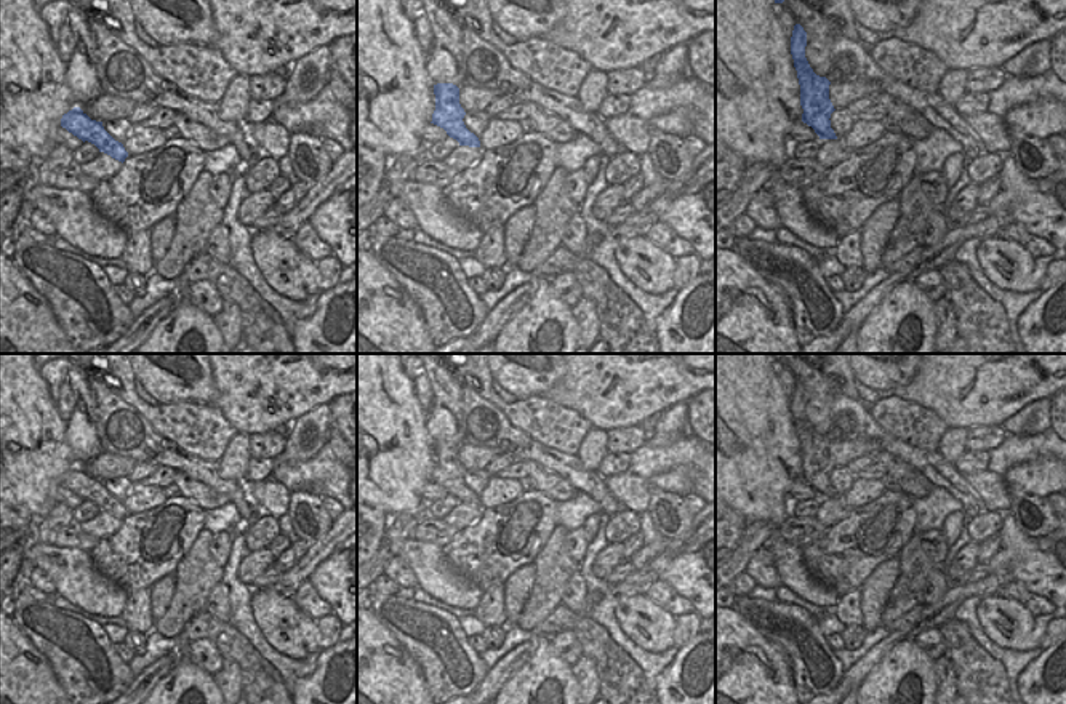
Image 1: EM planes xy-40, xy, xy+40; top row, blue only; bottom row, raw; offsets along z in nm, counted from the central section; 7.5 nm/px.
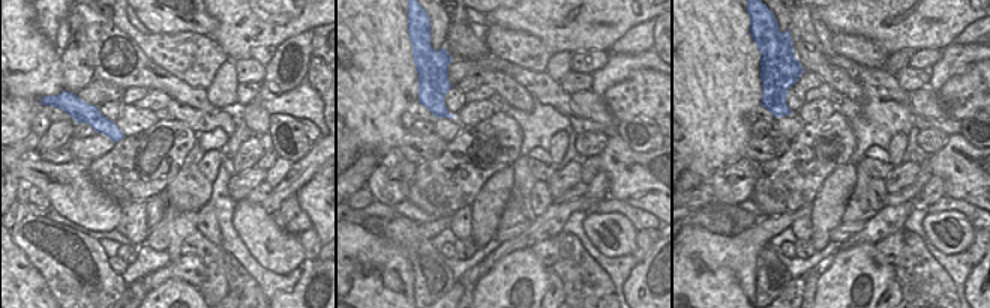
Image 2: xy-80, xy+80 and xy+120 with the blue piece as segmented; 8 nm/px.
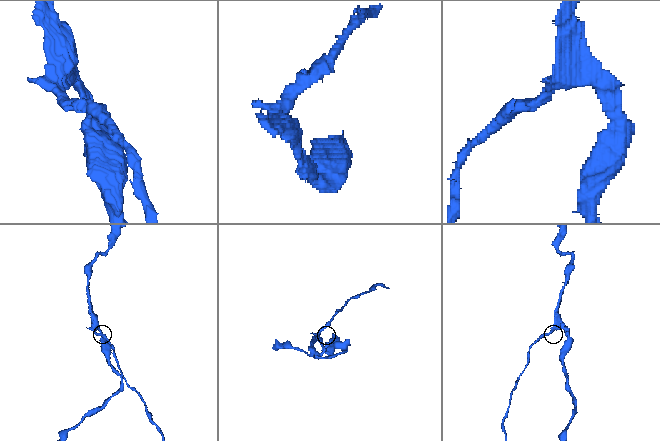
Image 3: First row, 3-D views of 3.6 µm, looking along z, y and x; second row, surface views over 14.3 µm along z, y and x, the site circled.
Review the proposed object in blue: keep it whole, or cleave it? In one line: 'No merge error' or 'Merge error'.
Merge error

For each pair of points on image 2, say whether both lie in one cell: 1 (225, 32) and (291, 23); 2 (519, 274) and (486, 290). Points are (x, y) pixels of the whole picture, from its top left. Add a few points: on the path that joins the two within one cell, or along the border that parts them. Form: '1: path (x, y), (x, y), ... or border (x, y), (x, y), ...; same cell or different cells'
1: path (242, 26), (246, 21), (275, 21); same cell
2: path (512, 281), (503, 290), (494, 290); same cell

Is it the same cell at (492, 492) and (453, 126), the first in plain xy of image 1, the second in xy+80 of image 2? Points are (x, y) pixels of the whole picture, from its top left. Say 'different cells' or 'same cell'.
different cells

